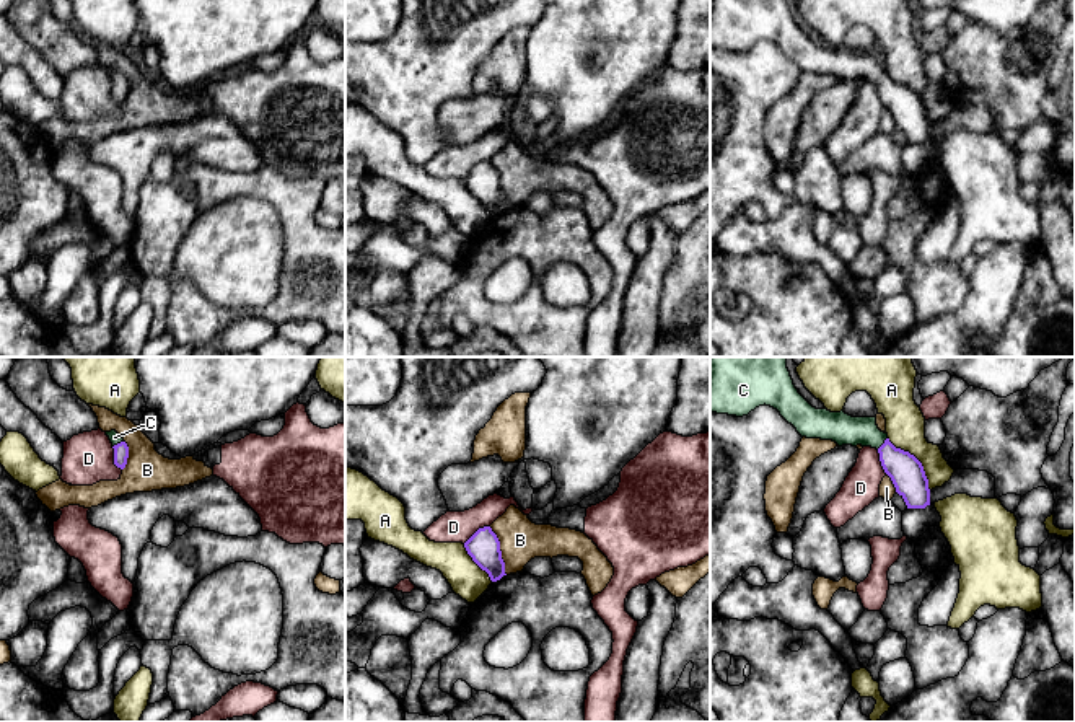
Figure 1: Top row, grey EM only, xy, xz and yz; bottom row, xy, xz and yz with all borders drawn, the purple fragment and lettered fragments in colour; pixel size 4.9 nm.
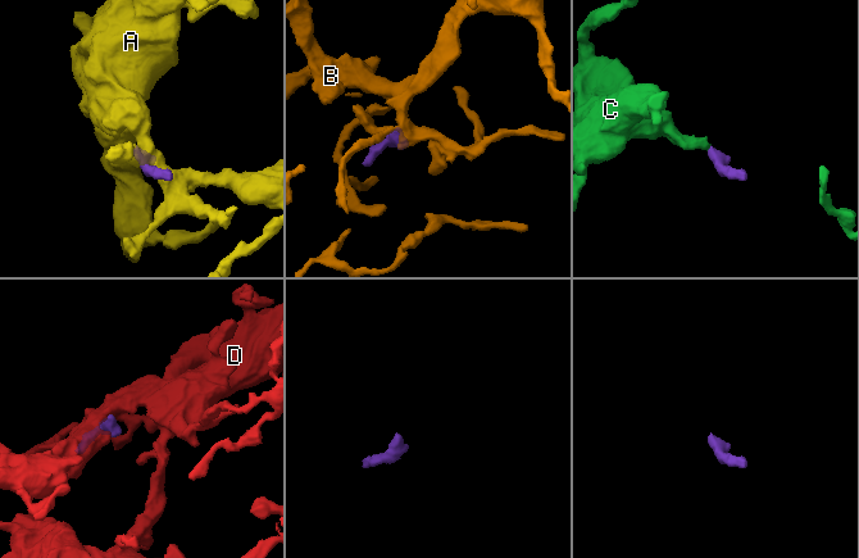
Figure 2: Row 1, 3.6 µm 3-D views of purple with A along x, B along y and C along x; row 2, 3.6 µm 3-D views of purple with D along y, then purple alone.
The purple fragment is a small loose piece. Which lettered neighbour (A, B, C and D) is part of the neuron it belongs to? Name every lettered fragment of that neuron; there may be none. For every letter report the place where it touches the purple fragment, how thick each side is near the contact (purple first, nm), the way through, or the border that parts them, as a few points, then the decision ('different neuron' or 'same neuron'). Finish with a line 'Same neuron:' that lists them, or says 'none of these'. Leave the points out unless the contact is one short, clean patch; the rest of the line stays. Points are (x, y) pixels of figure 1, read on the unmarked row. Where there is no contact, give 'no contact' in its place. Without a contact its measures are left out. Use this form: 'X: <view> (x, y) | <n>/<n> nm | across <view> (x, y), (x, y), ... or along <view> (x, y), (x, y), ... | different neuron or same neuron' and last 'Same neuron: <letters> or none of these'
A: yz (917, 95) | 170/190 nm | along yz (888, 72), (896, 82), (908, 85), (921, 98), (930, 124) | different neuron
B: xz (500, 186) | 160/200 nm | along xz (489, 162), (499, 176), (507, 209) | different neuron
C: yz (883, 79) | 170/150 nm | across yz (906, 106), (883, 79), (864, 66), (839, 62) | same neuron
D: xz (478, 165) | 160/160 nm | along xz (489, 160), (479, 162), (463, 178) | different neuron
Same neuron: C

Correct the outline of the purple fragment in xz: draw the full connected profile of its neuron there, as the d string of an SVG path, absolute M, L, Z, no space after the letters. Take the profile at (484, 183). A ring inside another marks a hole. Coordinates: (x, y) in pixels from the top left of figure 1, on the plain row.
M490 161L479 163L464 178L464 183L472 196L489 209L492 217L497 217L507 210L500 186L500 176Z

